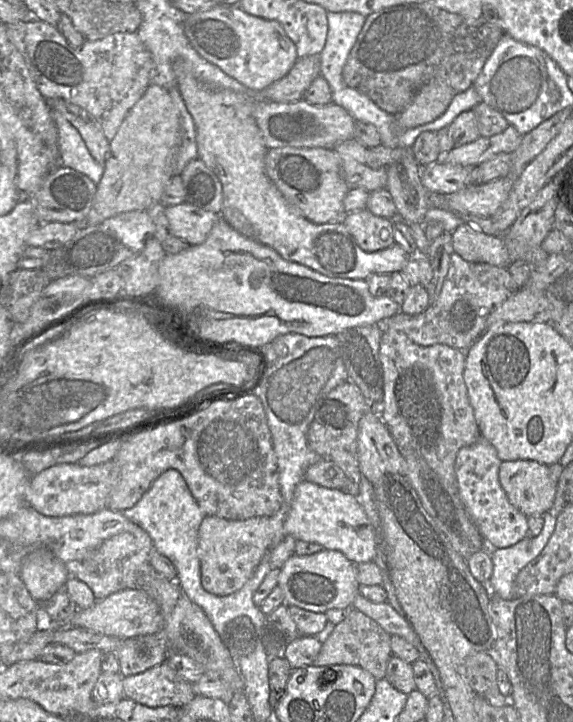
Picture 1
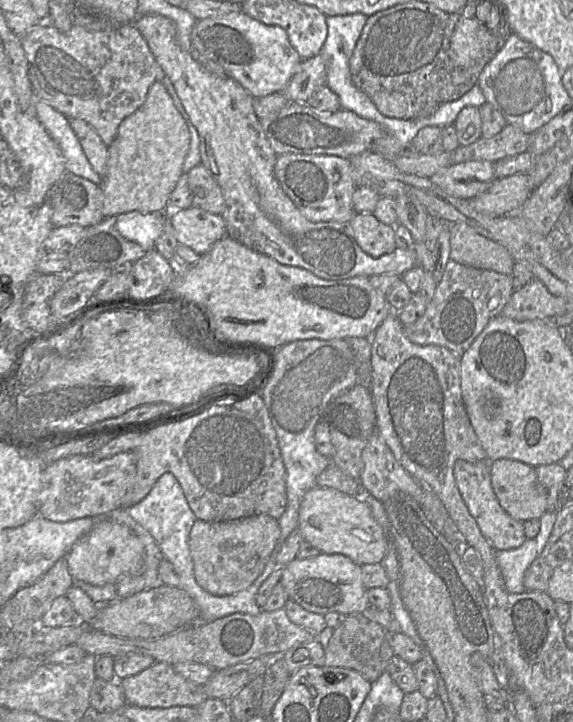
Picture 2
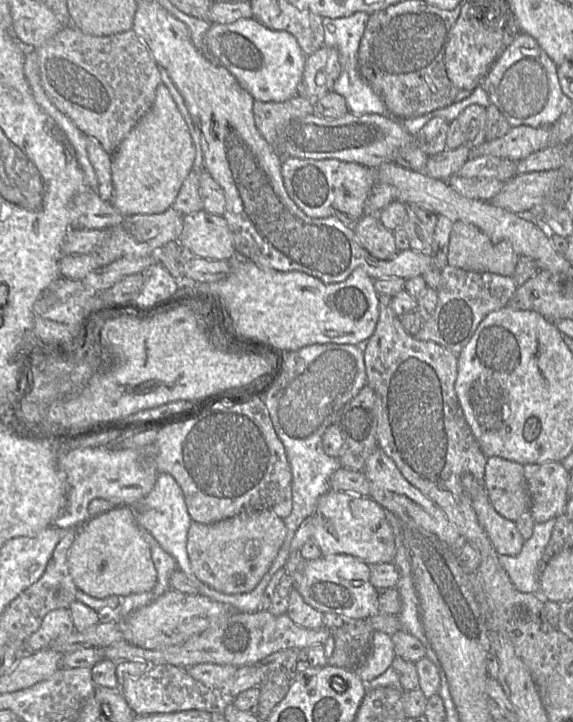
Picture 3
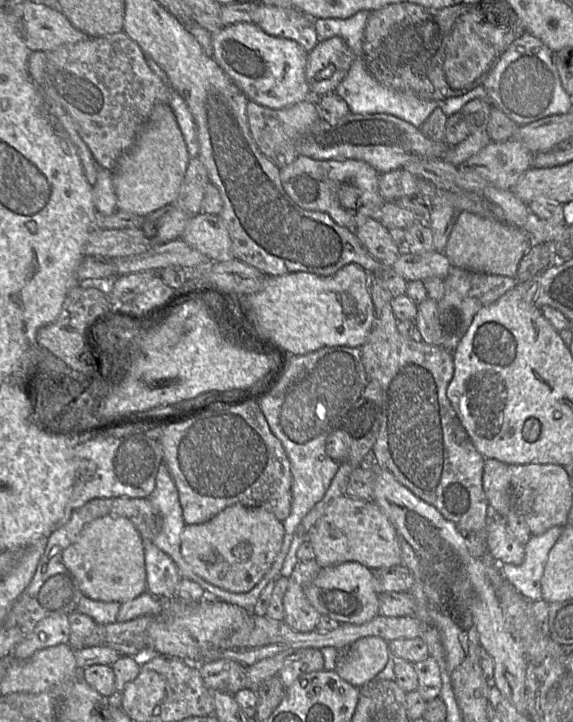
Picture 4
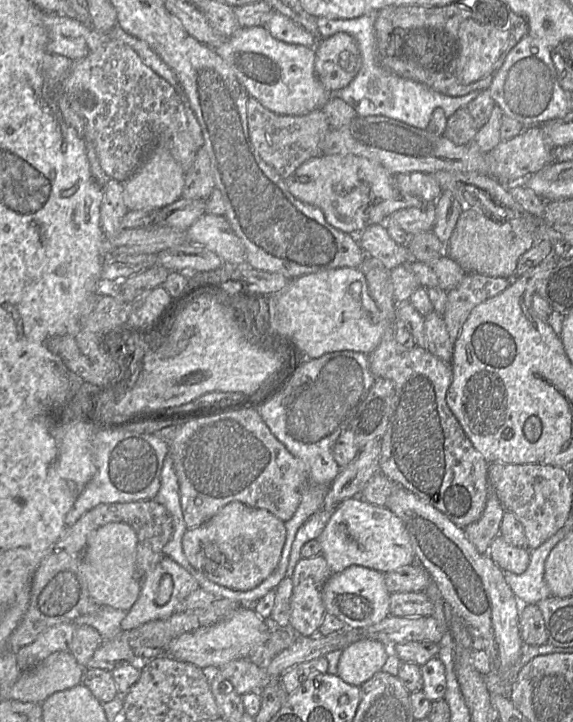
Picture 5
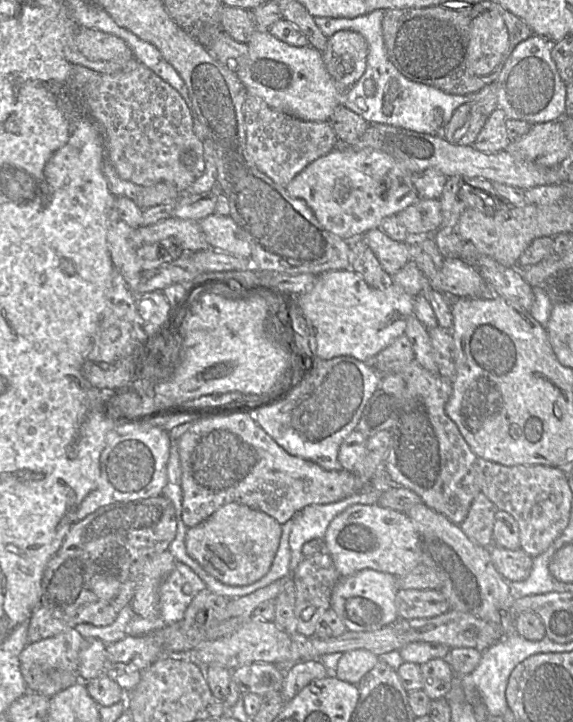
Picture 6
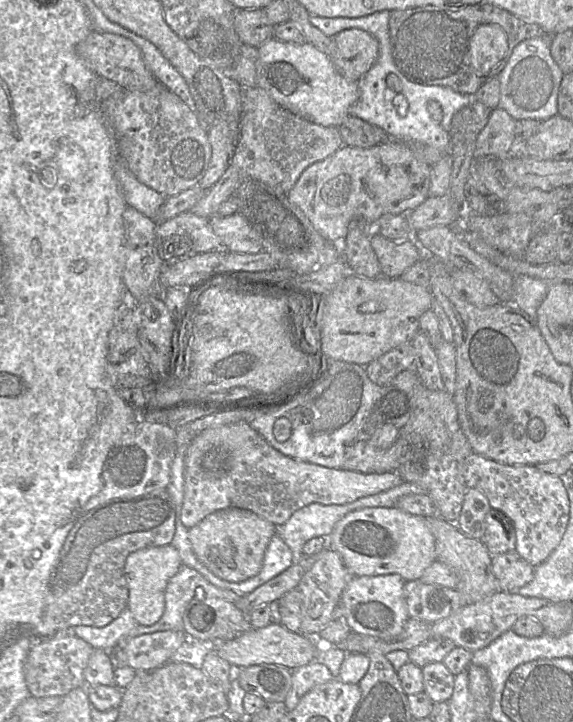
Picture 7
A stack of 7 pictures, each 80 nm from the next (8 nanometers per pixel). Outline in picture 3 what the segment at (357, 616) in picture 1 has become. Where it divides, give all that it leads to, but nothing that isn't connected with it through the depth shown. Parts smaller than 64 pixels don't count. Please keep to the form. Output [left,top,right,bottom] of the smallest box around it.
[327,619,374,670]

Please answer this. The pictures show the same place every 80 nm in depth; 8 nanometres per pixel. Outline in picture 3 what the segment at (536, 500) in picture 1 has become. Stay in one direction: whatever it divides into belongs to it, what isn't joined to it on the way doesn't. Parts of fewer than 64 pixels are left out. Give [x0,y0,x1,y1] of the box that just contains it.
[484,456,531,522]

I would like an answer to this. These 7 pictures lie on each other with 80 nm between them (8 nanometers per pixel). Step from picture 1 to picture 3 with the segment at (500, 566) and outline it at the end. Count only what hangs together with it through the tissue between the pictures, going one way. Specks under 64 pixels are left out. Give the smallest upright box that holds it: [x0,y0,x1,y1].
[499,519,556,595]

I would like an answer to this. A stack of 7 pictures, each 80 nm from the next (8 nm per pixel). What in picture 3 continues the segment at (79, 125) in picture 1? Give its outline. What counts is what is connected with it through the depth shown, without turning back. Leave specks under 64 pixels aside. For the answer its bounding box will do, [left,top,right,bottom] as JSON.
[86,136,113,202]

